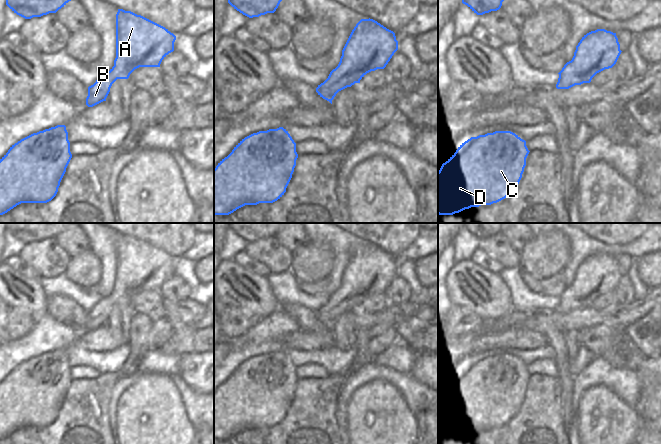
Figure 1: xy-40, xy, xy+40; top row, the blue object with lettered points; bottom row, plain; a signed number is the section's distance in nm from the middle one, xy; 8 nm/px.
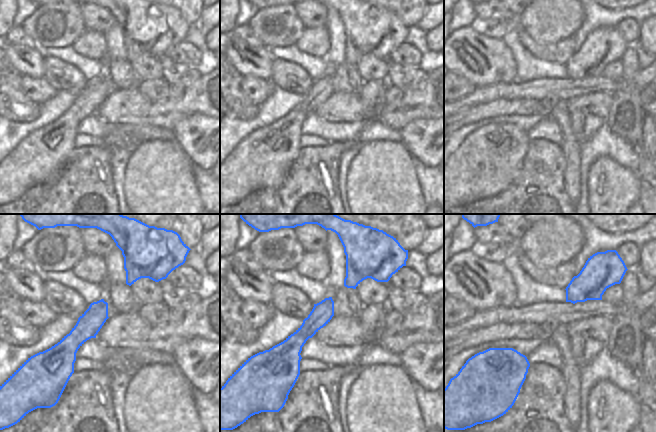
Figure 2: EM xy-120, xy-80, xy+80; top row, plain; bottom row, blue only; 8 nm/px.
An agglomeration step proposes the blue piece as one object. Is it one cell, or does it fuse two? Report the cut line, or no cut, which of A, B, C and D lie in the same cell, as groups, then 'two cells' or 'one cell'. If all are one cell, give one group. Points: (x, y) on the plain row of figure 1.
cut none; groups A B C D; one cell

